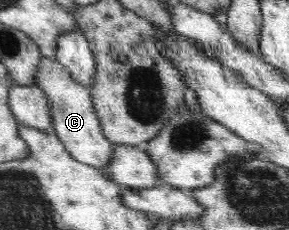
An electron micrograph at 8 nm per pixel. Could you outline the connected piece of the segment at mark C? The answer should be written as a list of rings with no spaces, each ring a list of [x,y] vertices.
[[[42,58],[36,70],[35,84],[44,90],[50,114],[52,115],[51,131],[64,143],[66,150],[78,161],[104,171],[112,160],[114,143],[102,133],[100,119],[96,115],[89,87],[76,82],[68,69],[55,58]]]

